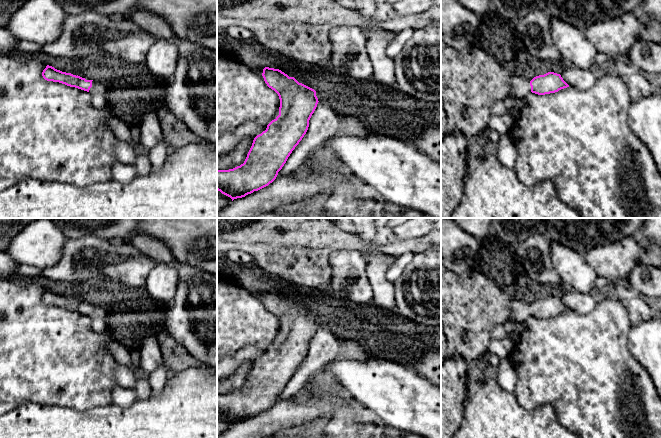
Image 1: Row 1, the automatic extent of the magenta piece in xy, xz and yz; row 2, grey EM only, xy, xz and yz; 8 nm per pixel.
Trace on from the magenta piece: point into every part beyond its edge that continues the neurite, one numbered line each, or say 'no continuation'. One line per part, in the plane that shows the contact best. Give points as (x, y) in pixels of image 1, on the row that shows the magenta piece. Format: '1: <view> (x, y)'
1: xz (248, 53)

